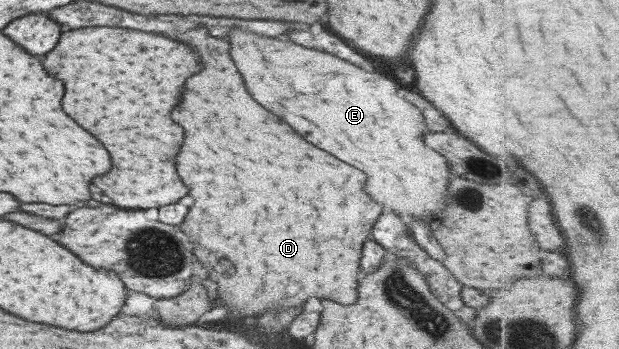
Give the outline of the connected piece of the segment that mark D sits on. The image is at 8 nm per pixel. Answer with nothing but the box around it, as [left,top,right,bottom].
[171,27,381,325]

